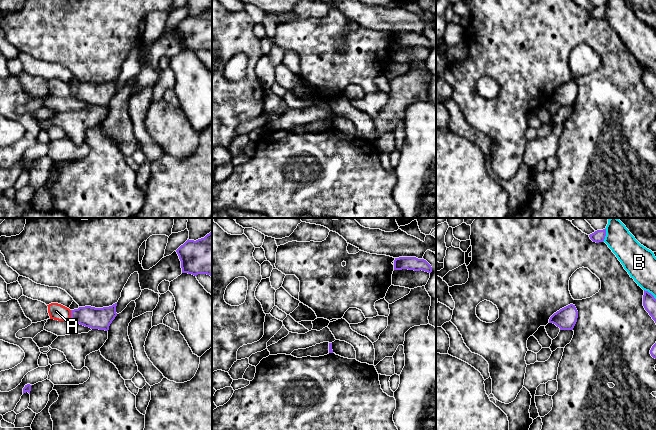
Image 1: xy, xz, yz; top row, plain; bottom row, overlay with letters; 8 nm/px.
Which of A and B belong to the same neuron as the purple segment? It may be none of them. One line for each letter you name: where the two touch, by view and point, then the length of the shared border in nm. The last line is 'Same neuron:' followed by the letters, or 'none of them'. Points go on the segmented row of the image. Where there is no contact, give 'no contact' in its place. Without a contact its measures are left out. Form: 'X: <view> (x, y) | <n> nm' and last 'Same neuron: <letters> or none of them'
Same neuron: none of them

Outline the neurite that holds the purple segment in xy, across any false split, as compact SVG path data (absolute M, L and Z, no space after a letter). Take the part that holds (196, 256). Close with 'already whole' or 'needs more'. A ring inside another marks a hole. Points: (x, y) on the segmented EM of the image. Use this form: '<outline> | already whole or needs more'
M212 231L196 241L188 239L176 252L181 261L182 273L212 277Z | already whole

